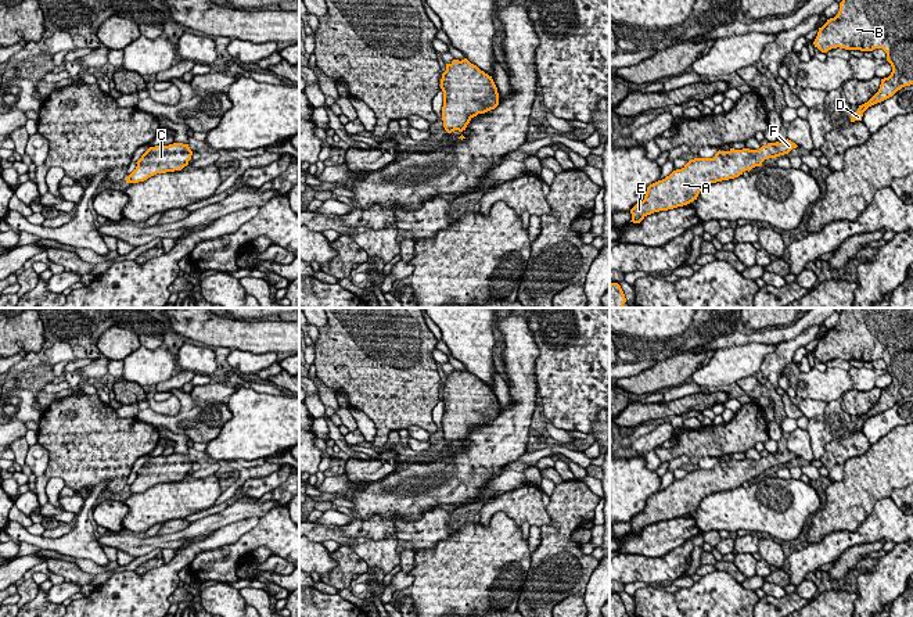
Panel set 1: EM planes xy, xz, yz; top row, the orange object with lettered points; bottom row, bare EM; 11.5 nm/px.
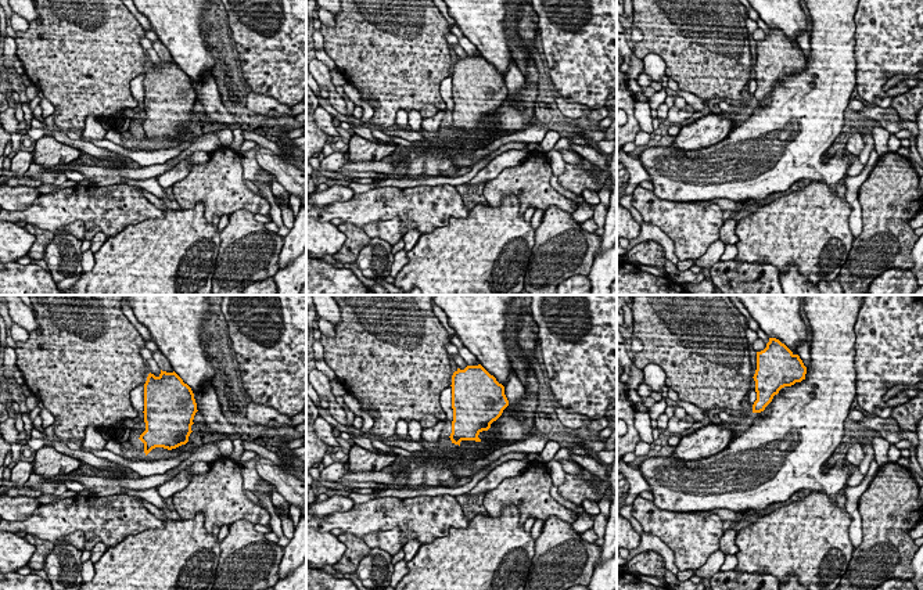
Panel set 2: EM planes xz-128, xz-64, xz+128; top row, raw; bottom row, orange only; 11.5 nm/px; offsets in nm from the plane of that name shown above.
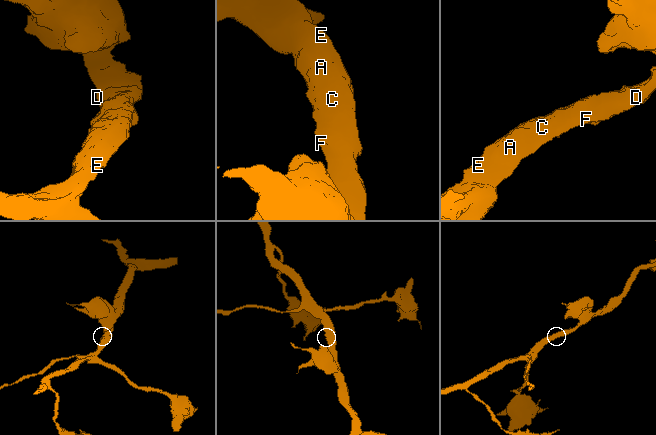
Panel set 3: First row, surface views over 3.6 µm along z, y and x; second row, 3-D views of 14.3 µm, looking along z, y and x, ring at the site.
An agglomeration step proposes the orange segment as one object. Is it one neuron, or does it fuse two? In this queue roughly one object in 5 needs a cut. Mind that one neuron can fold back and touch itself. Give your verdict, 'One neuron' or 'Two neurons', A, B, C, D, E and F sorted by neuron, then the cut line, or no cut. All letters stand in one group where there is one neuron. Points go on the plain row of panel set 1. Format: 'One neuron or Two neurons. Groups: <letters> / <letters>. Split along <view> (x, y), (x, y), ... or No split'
One neuron. Groups: A B C D E F. No split

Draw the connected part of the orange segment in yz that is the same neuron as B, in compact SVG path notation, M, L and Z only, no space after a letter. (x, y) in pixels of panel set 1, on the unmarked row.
M844 308L834 329L819 338L813 352L822 363L831 359L873 362L883 359L892 377L888 388L881 390L878 402L865 415L859 416L851 433L862 431L863 423L889 408L905 397L913 395L913 308Z

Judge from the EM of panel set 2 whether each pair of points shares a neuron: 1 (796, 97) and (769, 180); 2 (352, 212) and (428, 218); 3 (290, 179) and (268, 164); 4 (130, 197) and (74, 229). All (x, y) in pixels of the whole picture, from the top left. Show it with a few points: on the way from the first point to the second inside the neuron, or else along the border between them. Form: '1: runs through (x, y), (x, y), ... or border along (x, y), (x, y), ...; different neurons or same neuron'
1: runs through (803, 118), (803, 147), (790, 159); same neuron
2: runs through (372, 208), (409, 208); same neuron
3: runs through (284, 173), (273, 164); same neuron
4: border along (85, 223), (75, 220), (56, 233); different neurons

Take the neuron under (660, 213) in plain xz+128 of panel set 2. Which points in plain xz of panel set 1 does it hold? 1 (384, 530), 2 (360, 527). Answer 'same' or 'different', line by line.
1: different
2: different

